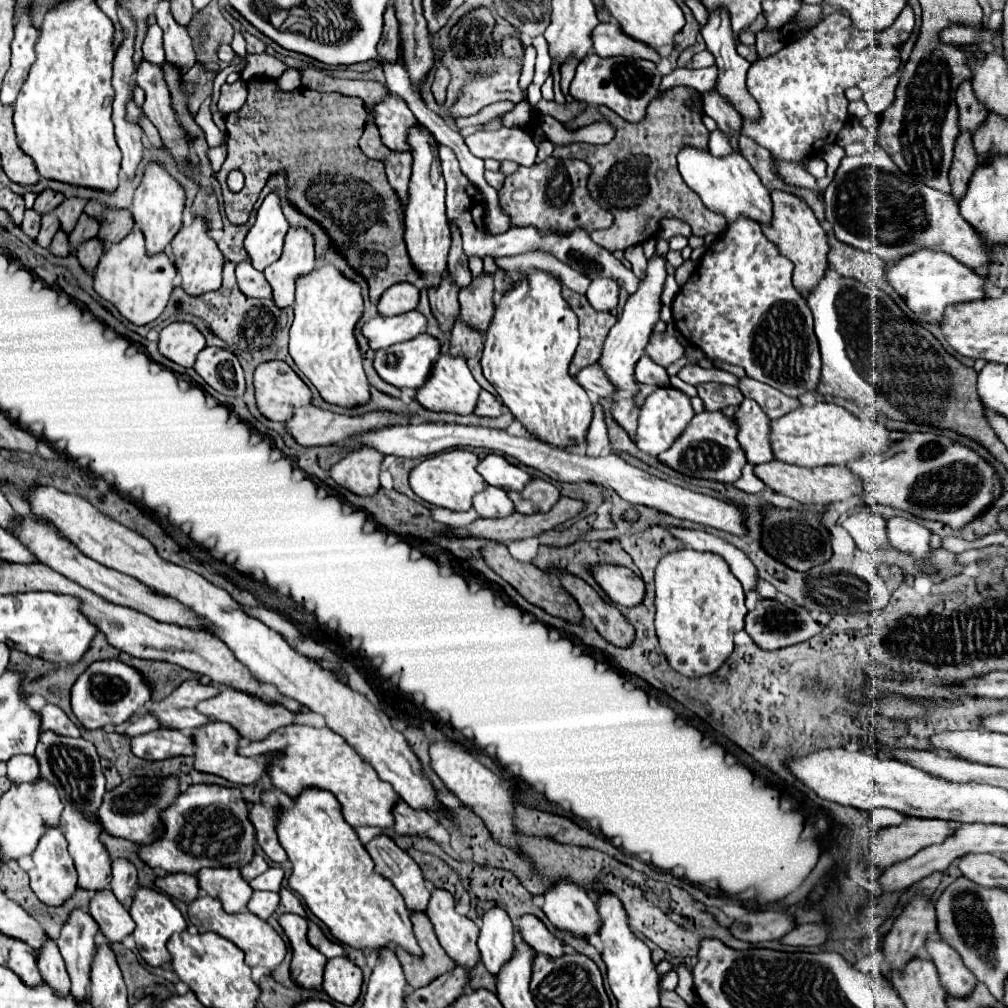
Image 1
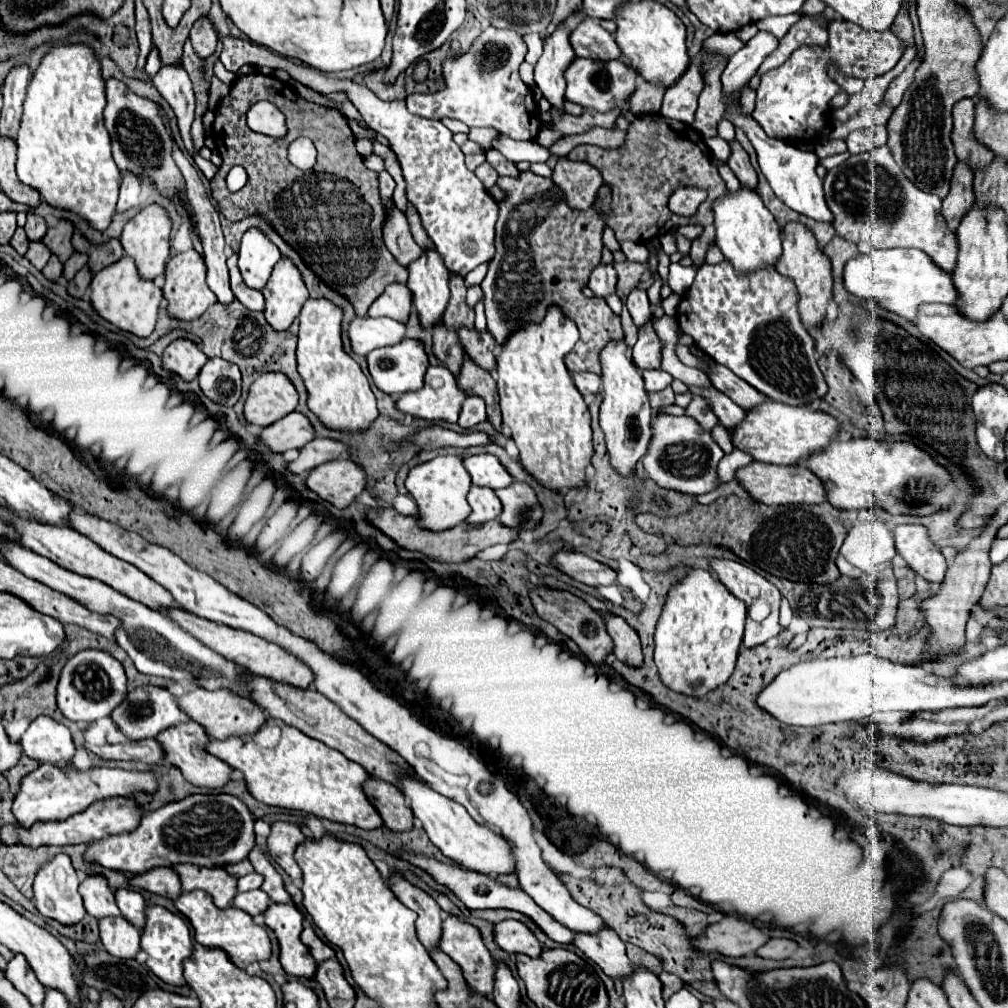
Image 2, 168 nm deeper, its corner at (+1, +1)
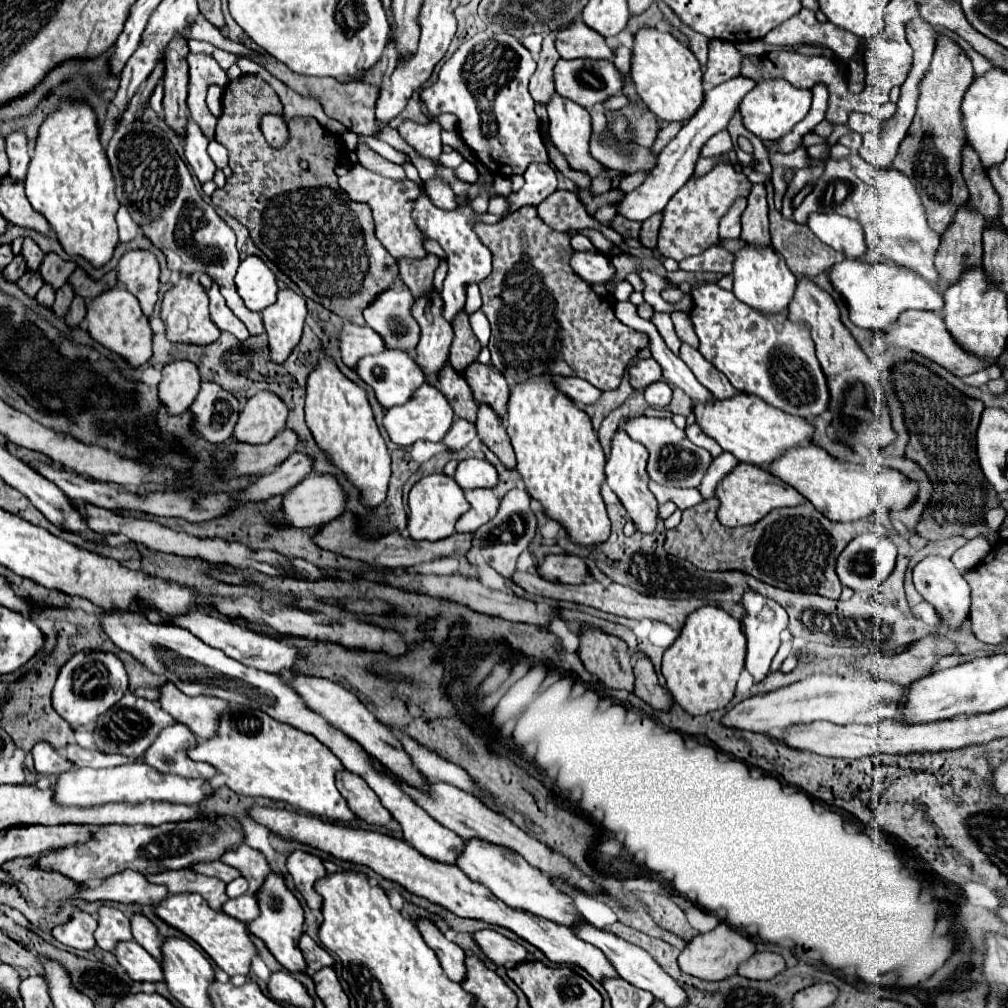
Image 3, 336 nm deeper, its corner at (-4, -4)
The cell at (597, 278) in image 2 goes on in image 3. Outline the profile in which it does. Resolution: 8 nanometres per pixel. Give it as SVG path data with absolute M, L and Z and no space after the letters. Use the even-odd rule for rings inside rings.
M575 252L571 258L571 268L587 284L605 284L615 276L611 260L601 252Z

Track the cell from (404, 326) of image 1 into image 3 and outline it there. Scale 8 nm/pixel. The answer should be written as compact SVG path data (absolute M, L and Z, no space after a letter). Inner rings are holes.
M345 322L339 332L339 350L341 350L343 364L355 368L361 356L383 352L385 344L383 338L377 332L373 332L369 326L361 328L351 322Z

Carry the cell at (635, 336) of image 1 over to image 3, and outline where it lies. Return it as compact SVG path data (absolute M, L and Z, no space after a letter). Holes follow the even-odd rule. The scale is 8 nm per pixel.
M619 428L615 432L613 444L611 444L611 456L609 456L607 468L605 468L607 484L621 500L621 504L627 510L627 516L635 524L635 528L643 534L653 534L655 526L657 526L657 506L659 504L657 504L653 492L649 490L649 474L645 470L645 464L647 464L647 448L643 448L643 444L639 444L639 442L633 442Z

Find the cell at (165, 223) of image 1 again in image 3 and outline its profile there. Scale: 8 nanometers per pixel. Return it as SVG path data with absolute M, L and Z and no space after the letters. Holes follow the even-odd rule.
M147 250L127 252L117 266L119 284L123 284L141 304L143 314L149 318L157 302L159 290L159 264Z

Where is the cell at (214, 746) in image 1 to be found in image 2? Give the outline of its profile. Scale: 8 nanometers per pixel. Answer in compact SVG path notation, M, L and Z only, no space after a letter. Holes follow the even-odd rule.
M186 721L186 723L174 725L168 731L162 731L156 739L160 741L160 745L162 745L164 753L166 753L166 759L172 765L176 765L182 771L182 775L186 777L186 781L190 781L192 785L216 789L216 787L222 787L222 785L226 785L230 781L232 767L206 751L206 745L210 743L210 737L208 737L206 729L200 723Z

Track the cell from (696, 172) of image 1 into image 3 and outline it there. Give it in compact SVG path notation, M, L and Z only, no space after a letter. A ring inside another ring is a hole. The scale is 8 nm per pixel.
M747 244L739 252L735 252L735 264L733 264L733 294L751 306L753 310L761 314L779 314L787 310L793 294L795 294L795 276L791 270L787 270L787 264L783 256L773 252L773 248L759 250L753 244Z

